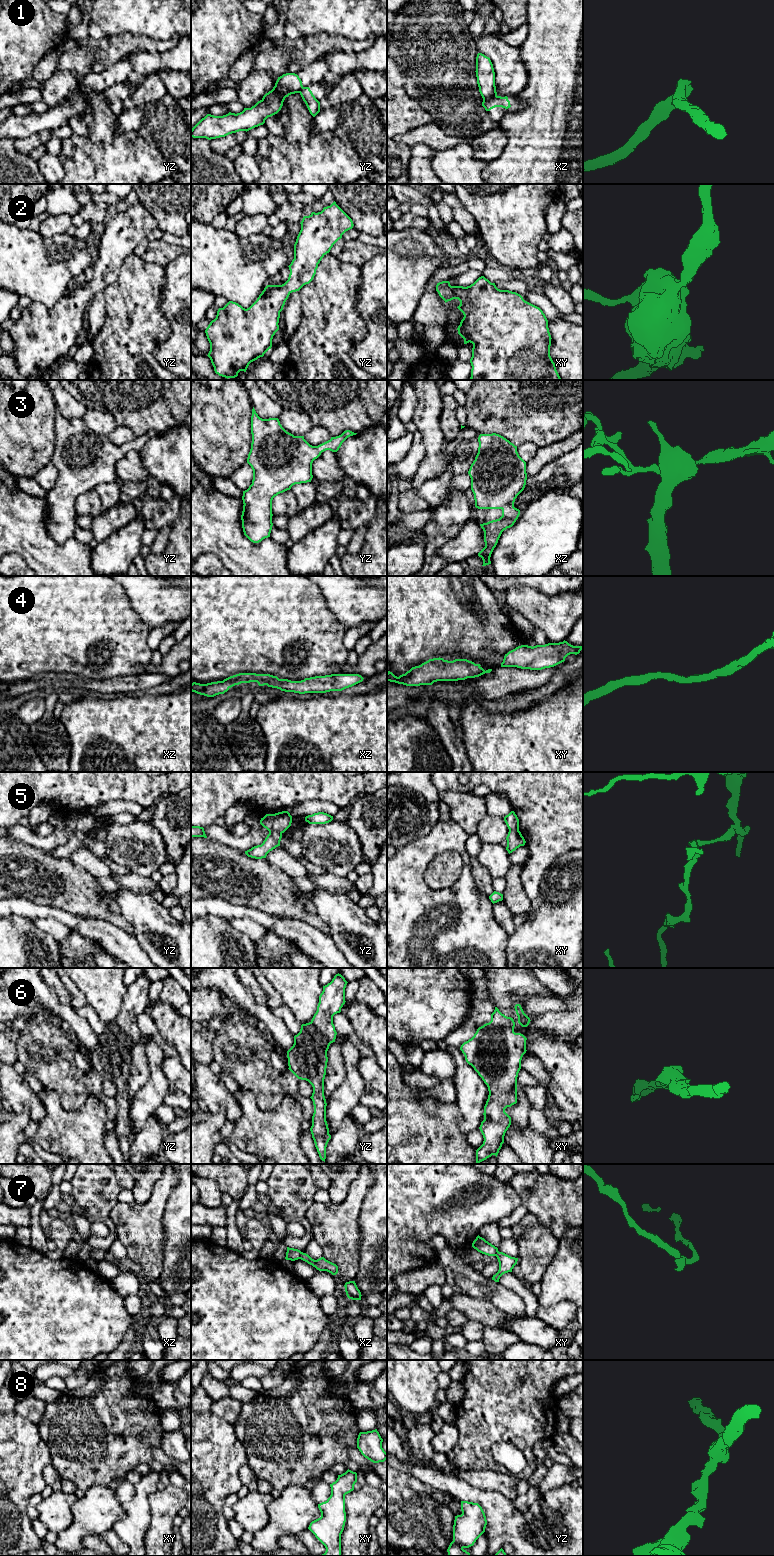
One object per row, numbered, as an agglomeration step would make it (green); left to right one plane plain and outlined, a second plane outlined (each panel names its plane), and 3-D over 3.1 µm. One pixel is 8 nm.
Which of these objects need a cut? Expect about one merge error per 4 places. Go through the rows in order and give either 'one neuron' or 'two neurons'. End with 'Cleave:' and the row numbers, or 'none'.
1: two neurons
2: one neuron
3: one neuron
4: one neuron
5: two neurons
6: one neuron
7: two neurons
8: one neuron
Cleave: 1, 5, 7

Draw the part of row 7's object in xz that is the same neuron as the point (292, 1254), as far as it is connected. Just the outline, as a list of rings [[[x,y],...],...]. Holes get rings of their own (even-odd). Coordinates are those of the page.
[[[287,1247],[285,1259],[295,1261],[300,1259],[301,1255],[302,1255],[302,1252],[300,1250]]]

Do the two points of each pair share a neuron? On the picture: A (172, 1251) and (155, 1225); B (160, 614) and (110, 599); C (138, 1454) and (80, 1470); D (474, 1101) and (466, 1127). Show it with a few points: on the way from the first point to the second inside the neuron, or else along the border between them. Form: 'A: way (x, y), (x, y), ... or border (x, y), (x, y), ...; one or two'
A: border (162, 1217), (164, 1234), (163, 1263); two
B: border (121, 586), (128, 598), (130, 607), (145, 624); two
C: way (124, 1458), (94, 1462); one
D: way (471, 1107), (469, 1121); one

